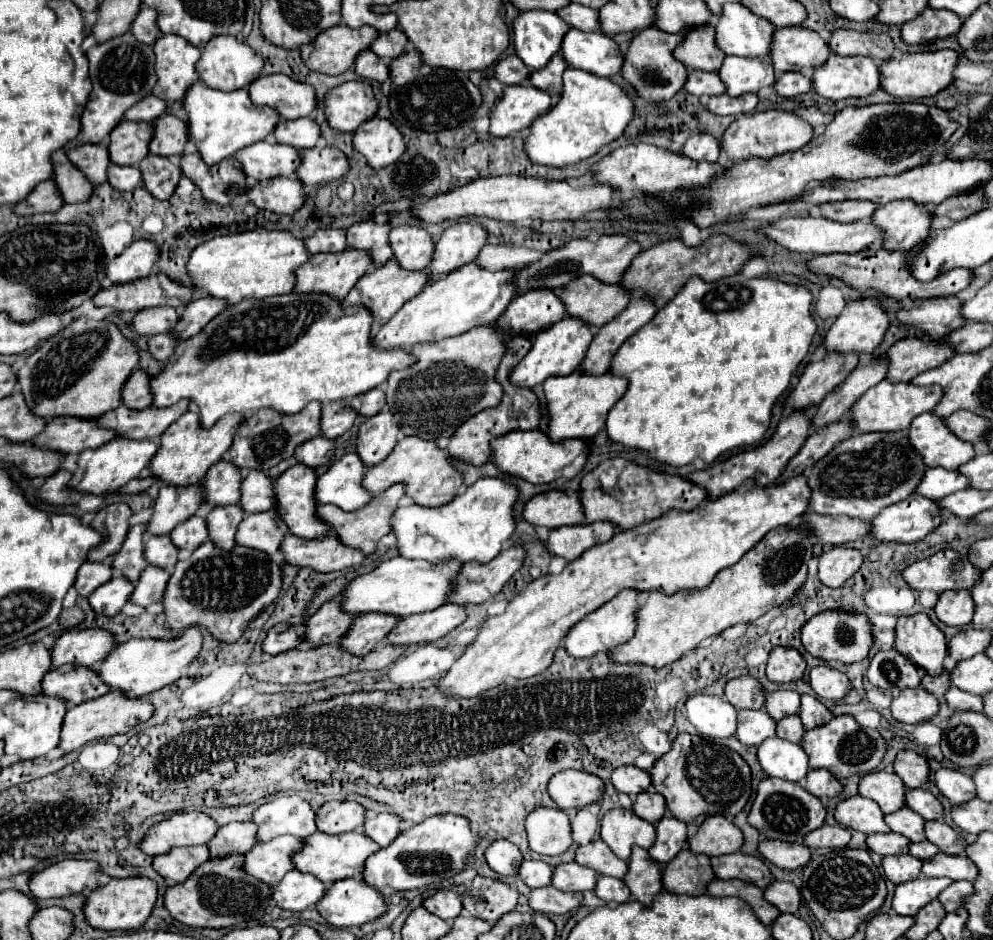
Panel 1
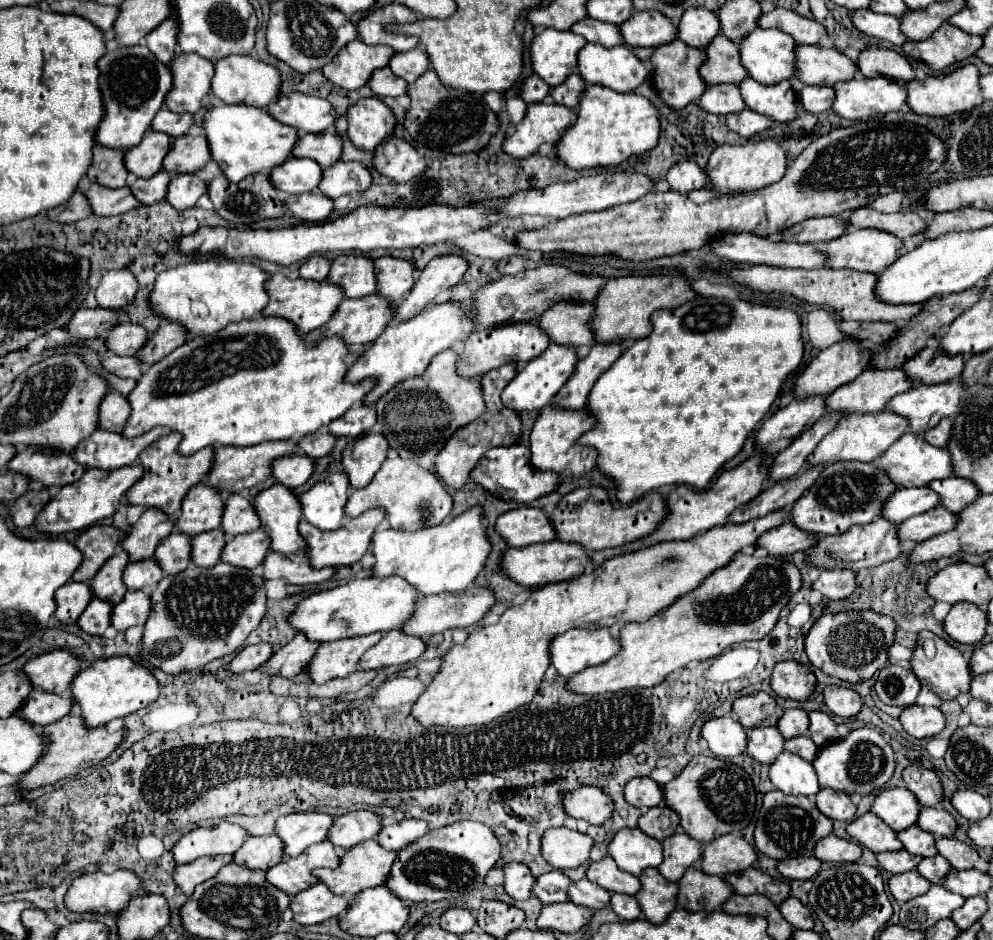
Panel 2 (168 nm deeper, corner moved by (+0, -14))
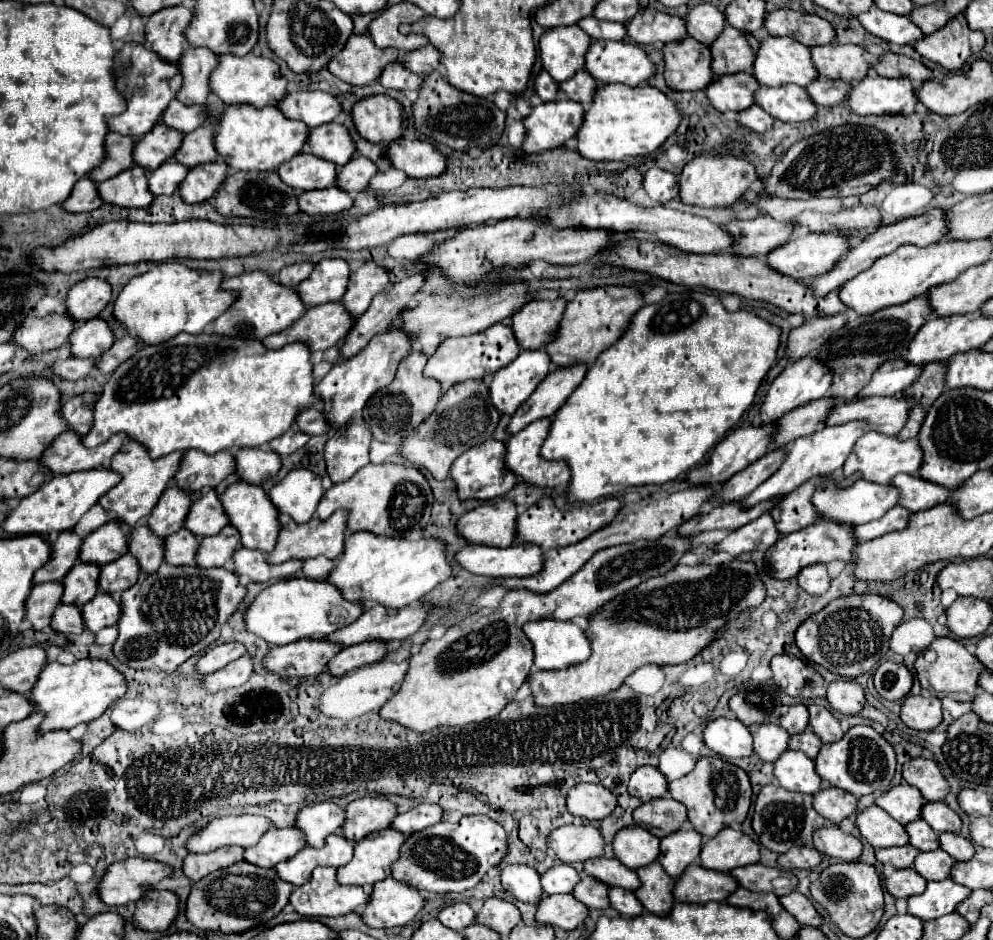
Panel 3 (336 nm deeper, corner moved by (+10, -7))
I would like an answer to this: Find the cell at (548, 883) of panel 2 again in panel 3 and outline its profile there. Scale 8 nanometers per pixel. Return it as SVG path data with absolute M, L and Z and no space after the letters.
M555 865L541 875L541 887L545 895L559 895L571 893L573 887L579 883L579 875L571 865Z

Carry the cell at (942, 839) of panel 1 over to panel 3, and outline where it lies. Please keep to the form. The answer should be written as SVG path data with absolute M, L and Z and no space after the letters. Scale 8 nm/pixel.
M941 833L939 835L939 845L943 851L947 851L955 861L967 861L975 855L973 843L957 833Z

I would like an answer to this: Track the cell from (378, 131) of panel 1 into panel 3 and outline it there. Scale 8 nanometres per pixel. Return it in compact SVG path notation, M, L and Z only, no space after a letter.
M397 139L385 147L395 169L401 169L409 177L435 177L445 171L445 155L439 153L429 141Z

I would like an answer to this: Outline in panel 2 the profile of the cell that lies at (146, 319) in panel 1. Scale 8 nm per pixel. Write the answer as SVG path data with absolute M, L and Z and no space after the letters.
M121 324L111 328L105 334L105 346L109 352L117 354L117 356L135 356L135 352L139 352L139 348L143 346L143 340L147 340L147 332L143 326L139 324Z

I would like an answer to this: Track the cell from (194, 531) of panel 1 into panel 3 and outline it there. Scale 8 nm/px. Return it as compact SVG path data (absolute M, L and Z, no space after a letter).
M135 527L129 537L129 553L137 557L141 569L147 573L157 571L165 553L165 547L161 545L163 537L155 537L149 527Z

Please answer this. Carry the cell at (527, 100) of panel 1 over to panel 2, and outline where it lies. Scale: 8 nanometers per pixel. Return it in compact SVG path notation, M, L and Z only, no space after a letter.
M553 102L531 104L523 122L517 124L515 134L505 138L503 150L515 158L529 158L537 154L541 144L557 144L561 136L575 124L577 112Z

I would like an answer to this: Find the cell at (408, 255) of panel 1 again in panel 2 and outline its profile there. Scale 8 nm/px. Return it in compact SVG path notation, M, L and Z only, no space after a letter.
M383 256L377 258L373 264L375 264L375 278L377 278L375 294L383 296L391 304L401 300L413 288L415 280L413 280L411 262Z

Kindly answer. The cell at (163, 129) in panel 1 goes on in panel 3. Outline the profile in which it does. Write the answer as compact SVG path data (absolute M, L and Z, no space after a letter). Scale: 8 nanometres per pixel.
M197 127L195 131L185 133L175 159L189 169L195 165L201 165L201 163L215 161L217 151L213 147L213 129Z

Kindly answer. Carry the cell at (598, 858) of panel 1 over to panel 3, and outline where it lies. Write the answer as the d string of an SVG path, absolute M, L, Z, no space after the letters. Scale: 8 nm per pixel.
M599 857L599 859L589 859L583 863L583 871L595 879L599 879L601 883L609 885L609 887L623 887L623 889L629 889L629 891L635 891L641 881L637 877L635 871L623 867L617 859L605 859L605 857Z

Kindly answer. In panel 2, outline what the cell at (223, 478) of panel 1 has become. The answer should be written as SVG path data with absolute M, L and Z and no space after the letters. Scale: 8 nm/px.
M203 482L193 486L181 504L181 516L175 520L175 528L187 536L197 536L219 528L219 516L223 512L223 500L219 492L207 488Z

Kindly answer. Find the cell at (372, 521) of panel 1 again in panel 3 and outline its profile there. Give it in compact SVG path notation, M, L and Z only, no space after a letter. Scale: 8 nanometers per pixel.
M335 511L327 521L321 519L313 519L305 525L297 525L291 517L285 517L285 513L279 515L279 523L281 523L281 533L277 539L277 547L273 549L273 553L267 555L269 563L285 563L291 559L309 559L309 557L329 557L335 559L343 553L345 549L345 537L347 537L347 517L349 511Z

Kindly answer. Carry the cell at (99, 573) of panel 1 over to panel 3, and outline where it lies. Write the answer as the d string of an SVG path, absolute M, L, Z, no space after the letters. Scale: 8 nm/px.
M39 583L31 589L27 599L27 619L35 629L45 629L51 625L55 609L61 605L61 583Z

